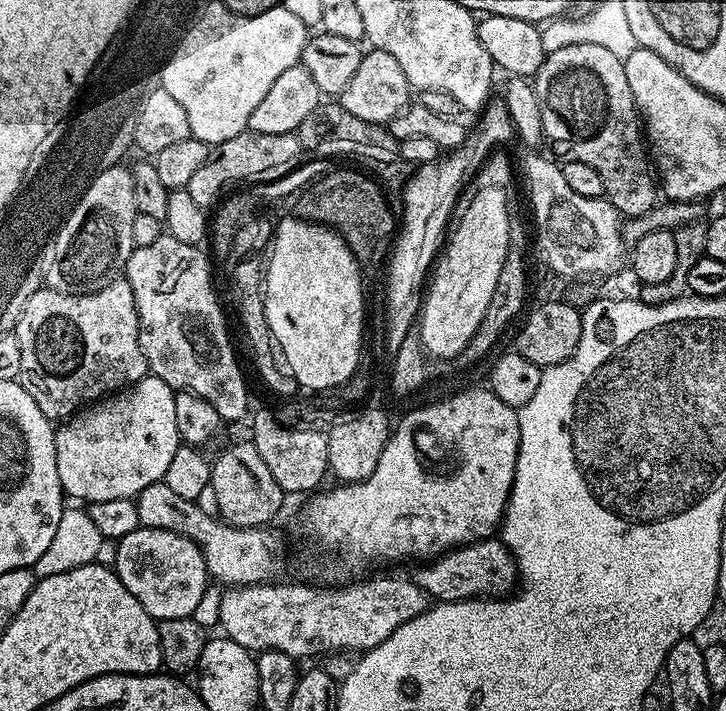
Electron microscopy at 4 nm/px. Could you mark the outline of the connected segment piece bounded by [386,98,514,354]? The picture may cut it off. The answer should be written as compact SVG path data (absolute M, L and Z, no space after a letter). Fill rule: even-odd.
M503 98L489 99L482 115L477 120L480 121L477 122L476 129L472 128L460 145L451 149L441 159L419 165L404 188L402 223L399 225L398 235L395 237L394 247L391 249L390 259L386 264L386 269L388 268L389 353L396 353L402 340L417 327L418 317L422 312L422 289L441 251L442 241L450 228L450 221L457 211L456 199L459 198L460 191L471 182L472 175L474 175L474 180L477 173L481 171L480 167L483 169L487 165L488 157L499 149L496 148L499 144L506 143L510 138L513 139L514 129L510 110Z

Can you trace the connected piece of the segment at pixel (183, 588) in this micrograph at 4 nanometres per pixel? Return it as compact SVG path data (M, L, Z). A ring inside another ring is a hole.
M138 527L123 536L117 543L114 571L126 590L142 602L144 609L157 622L192 616L210 585L208 567L200 547L190 538L170 530Z

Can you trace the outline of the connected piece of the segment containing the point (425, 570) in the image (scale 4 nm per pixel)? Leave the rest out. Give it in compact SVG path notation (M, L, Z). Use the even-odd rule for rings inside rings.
M499 538L457 546L452 551L445 552L443 556L435 557L431 563L421 564L424 565L416 573L411 573L410 579L422 586L422 590L436 602L496 598L501 594L511 593L518 584L516 558Z

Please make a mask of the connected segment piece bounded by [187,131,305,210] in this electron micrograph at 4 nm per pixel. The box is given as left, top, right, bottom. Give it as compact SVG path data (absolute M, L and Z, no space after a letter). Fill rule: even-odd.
M246 131L234 138L226 138L226 142L209 147L206 162L202 162L202 167L190 177L188 193L190 198L194 198L194 202L198 202L200 208L208 210L221 199L220 191L223 190L224 184L228 190L237 186L256 186L252 184L271 185L273 182L279 182L283 176L290 175L299 166L300 156L304 155L304 147L295 132L258 134Z

